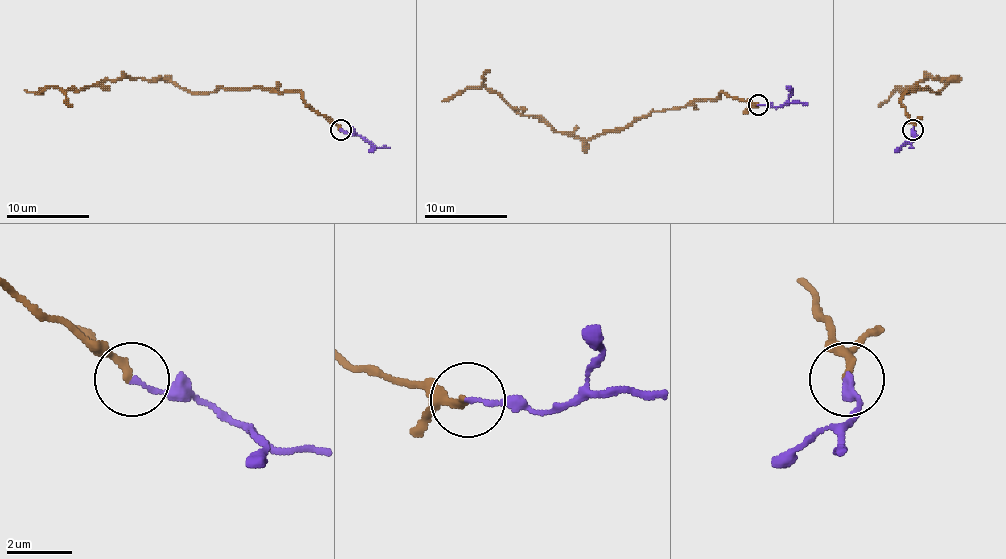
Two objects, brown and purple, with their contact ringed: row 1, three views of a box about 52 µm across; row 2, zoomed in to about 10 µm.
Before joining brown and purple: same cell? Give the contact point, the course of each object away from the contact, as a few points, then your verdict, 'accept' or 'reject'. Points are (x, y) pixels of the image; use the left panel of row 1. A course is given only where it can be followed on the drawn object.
(341, 130) | brown via (340, 129), (299, 92), (266, 88), (187, 92), (171, 82), (138, 77), (103, 80), (80, 90), (24, 90) | purple via (340, 129), (365, 137), (377, 148), (390, 148) | accept

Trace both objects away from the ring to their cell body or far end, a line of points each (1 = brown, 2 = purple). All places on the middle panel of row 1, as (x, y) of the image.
1: (758, 105), (722, 92), (716, 99), (652, 111), (588, 140), (520, 115), (483, 86), (442, 101)
2: (758, 105), (807, 105)

